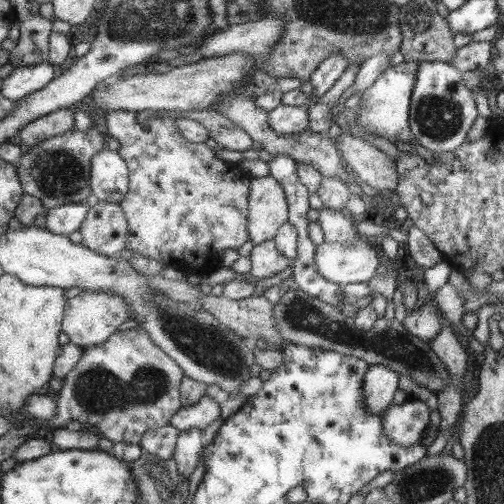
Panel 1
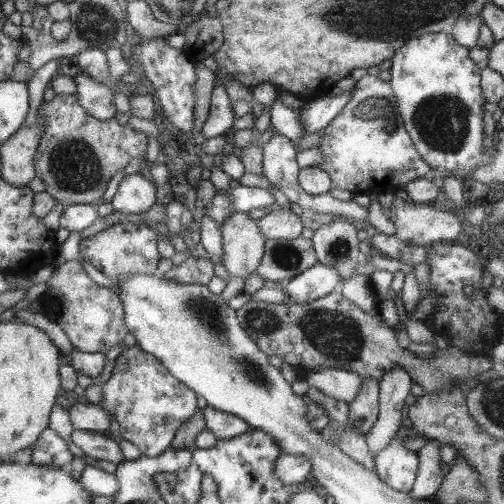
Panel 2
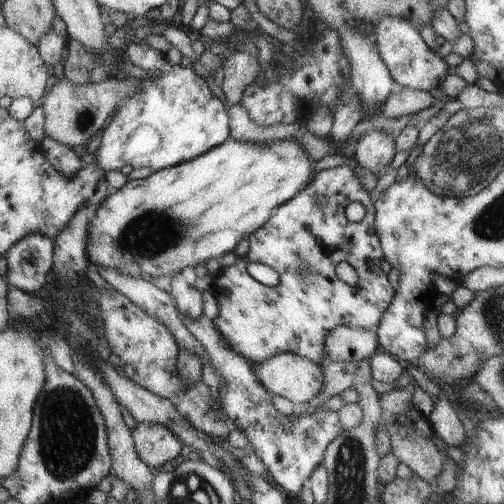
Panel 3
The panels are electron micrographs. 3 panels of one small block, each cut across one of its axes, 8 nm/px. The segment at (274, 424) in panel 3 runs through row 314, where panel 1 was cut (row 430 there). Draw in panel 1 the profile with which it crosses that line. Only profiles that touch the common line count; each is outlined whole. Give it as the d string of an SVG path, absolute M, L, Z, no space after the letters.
M205 396L197 406L185 406L171 422L171 426L179 428L181 432L185 430L205 430L211 424L215 424L221 418L221 406Z

